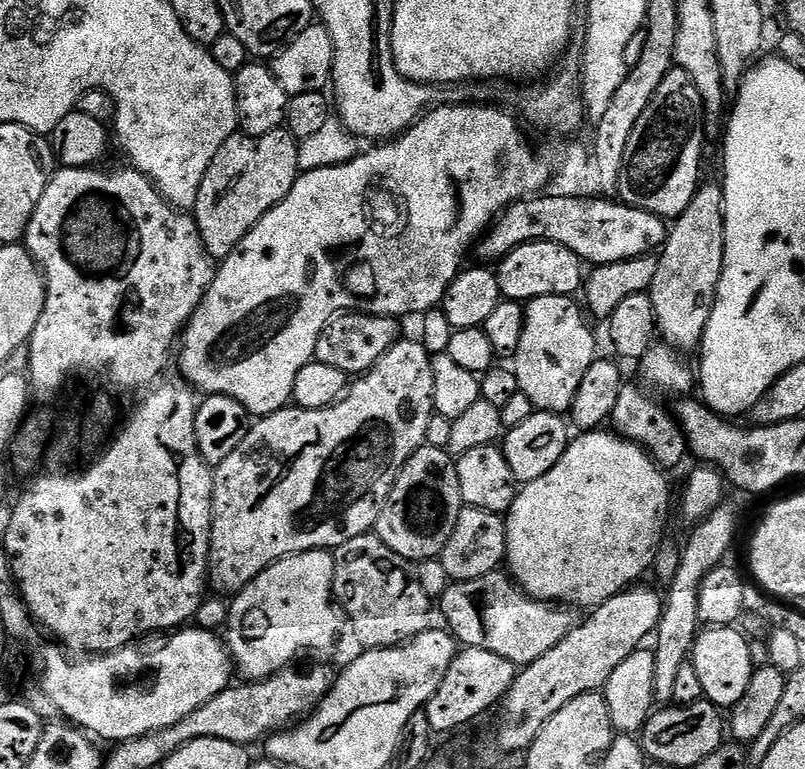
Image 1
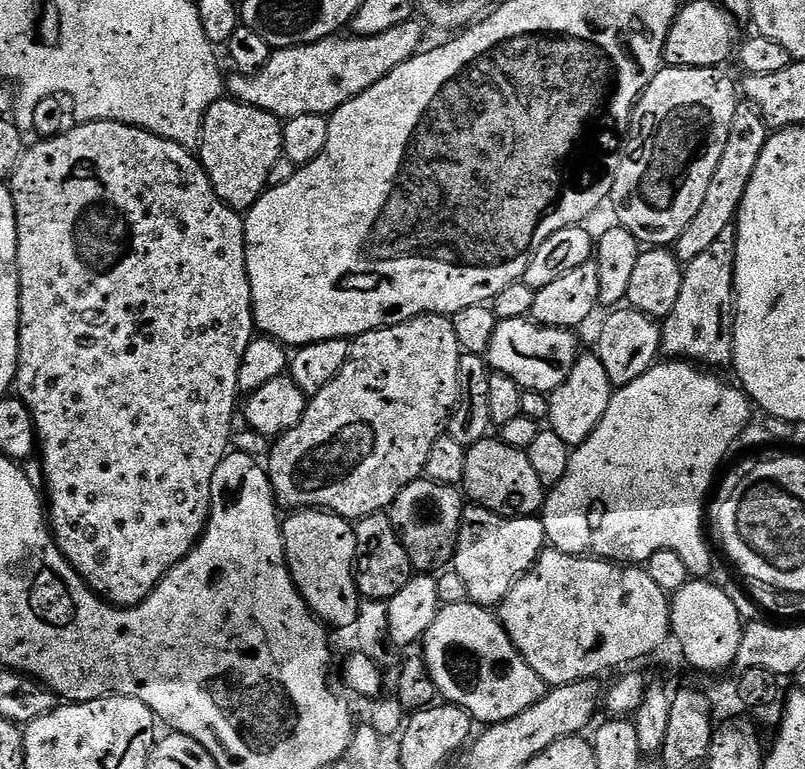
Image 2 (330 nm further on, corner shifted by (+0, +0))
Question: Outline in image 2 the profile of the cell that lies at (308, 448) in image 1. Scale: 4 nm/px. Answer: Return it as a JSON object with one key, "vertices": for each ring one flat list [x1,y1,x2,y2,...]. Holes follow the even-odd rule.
{"vertices":[[431,314,415,316,414,319,401,324,395,324,389,328,379,328,355,337,351,341,348,357,340,373,317,396,309,399,308,409,305,410,298,426,294,426,289,432,275,437,274,443,267,453,266,467,272,489,276,495,277,505,281,509,288,508,287,510,327,510,349,522,355,522,364,516,391,508,394,498,398,498,398,494,407,484,424,476,424,467,426,466,426,458,430,454,430,446,434,446,434,442,438,442,438,438,445,435,448,420,452,417,452,411,455,410,456,404,460,401,458,366,461,355,458,346,458,334,454,334,454,326,447,316]]}

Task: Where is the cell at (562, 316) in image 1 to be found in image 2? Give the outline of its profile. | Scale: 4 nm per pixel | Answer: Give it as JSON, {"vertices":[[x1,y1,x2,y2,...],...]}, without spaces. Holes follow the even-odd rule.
{"vertices":[[582,354,574,362,570,378,566,378,566,382,562,382,562,386,558,386,548,396,547,427,569,446,586,442,598,422,602,422,602,414,606,414,606,406,610,406,613,391,599,358,594,354]]}

